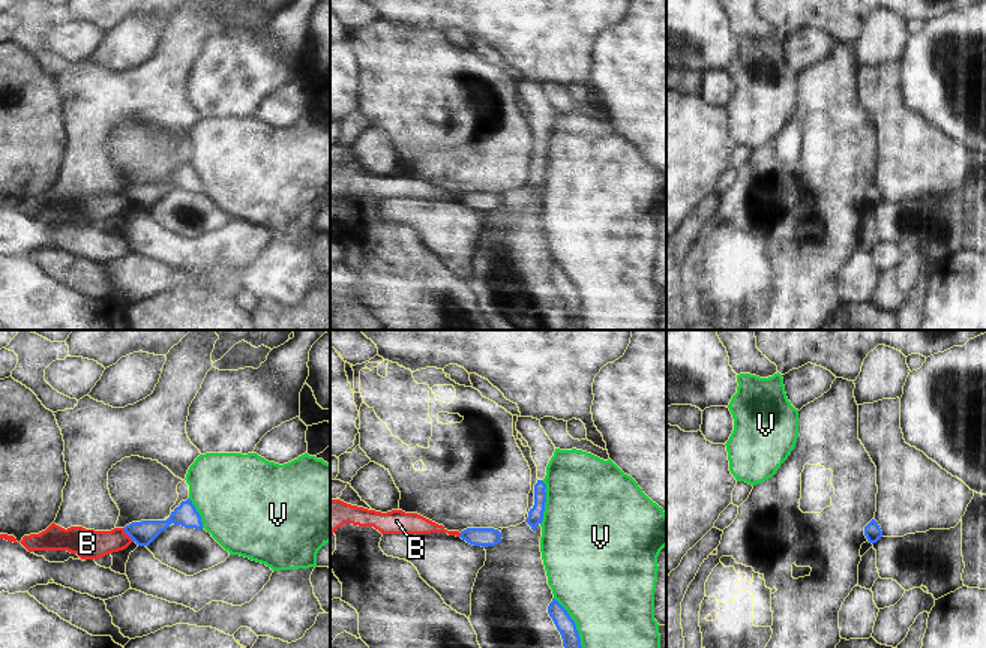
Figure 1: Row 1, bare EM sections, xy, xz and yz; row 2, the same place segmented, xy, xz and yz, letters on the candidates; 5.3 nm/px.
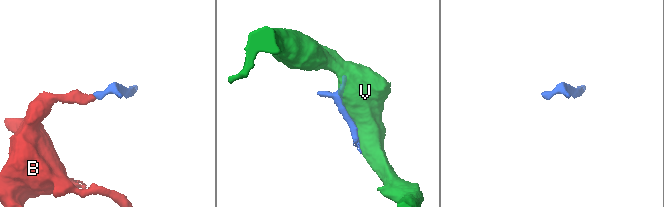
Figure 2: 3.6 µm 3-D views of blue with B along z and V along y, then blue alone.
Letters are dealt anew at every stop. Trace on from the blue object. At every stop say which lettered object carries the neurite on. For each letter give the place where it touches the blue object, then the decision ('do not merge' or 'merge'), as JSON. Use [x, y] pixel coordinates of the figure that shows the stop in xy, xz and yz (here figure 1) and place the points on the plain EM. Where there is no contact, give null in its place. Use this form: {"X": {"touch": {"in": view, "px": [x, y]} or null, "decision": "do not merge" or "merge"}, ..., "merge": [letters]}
{"B": {"touch": {"in": "xy", "px": [126, 197]}, "decision": "do not merge"}, "V": {"touch": {"in": "xz", "px": [575, 288]}, "decision": "do not merge"}, "merge": []}

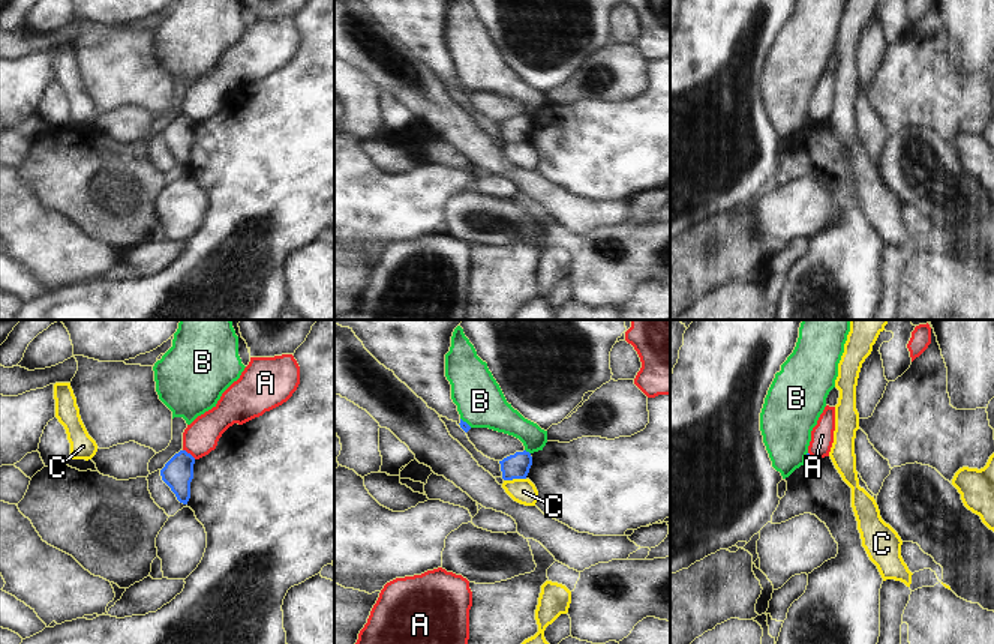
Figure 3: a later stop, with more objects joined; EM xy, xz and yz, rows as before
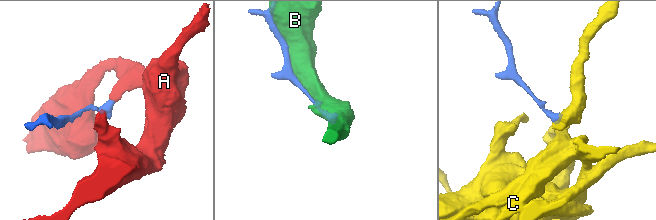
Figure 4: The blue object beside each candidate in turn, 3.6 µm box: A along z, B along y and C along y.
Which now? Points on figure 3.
{"A": {"touch": {"in": "xy", "px": [189, 117]}, "decision": "do not merge"}, "B": {"touch": {"in": "xz", "px": [528, 116]}, "decision": "do not merge"}, "C": {"touch": {"in": "xz", "px": [514, 141]}, "decision": "do not merge"}, "merge": []}

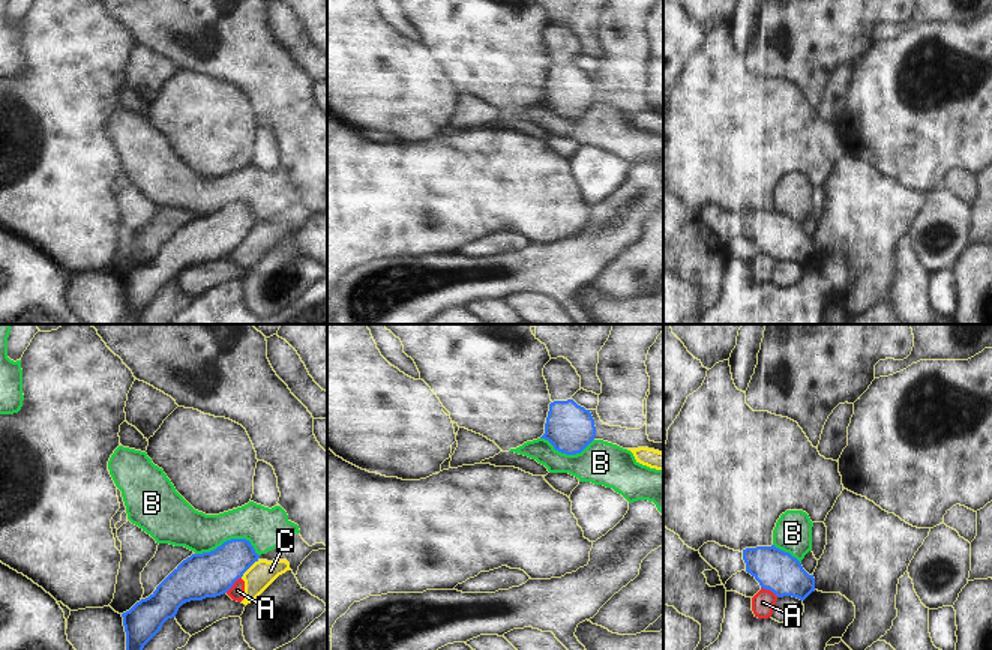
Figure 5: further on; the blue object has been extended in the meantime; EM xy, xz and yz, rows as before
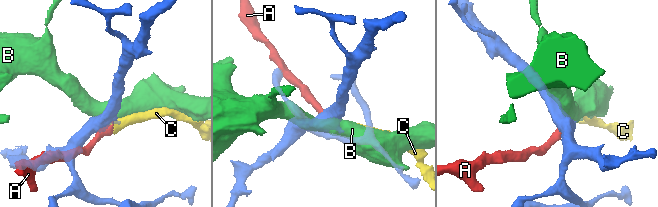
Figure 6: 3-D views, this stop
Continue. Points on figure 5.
{"A": {"touch": {"in": "xy", "px": [233, 248]}, "decision": "do not merge"}, "B": {"touch": {"in": "xy", "px": [230, 204]}, "decision": "do not merge"}, "C": {"touch": {"in": "xy", "px": [249, 230]}, "decision": "do not merge"}, "merge": []}

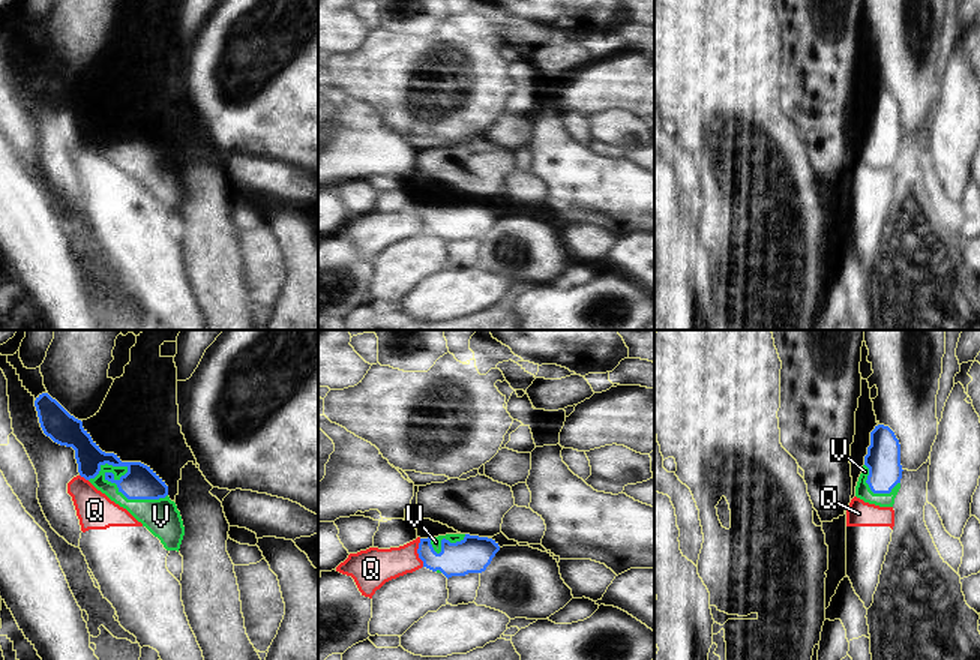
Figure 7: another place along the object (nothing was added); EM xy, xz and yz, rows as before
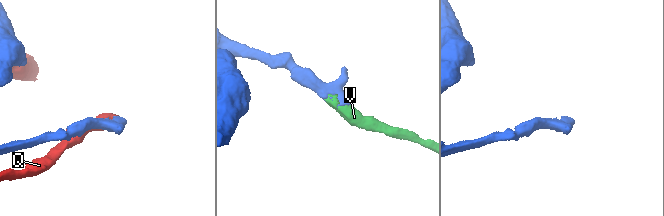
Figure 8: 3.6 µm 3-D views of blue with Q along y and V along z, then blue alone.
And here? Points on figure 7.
{"Q": {"touch": {"in": "xz", "px": [417, 216]}, "decision": "do not merge"}, "V": {"touch": {"in": "xy", "px": [114, 146]}, "decision": "merge"}, "merge": ["V"]}

